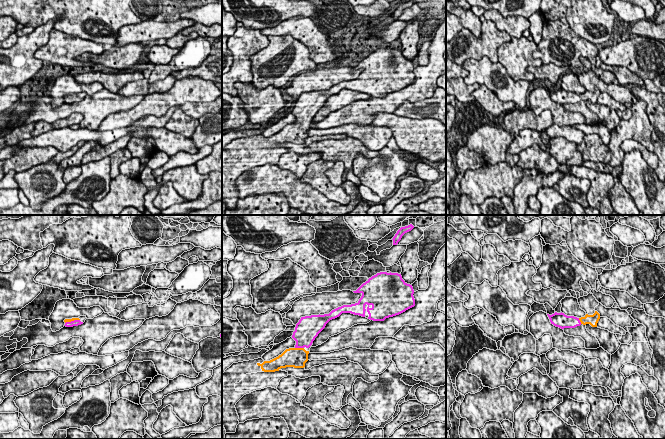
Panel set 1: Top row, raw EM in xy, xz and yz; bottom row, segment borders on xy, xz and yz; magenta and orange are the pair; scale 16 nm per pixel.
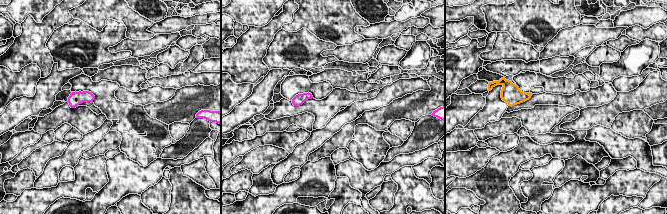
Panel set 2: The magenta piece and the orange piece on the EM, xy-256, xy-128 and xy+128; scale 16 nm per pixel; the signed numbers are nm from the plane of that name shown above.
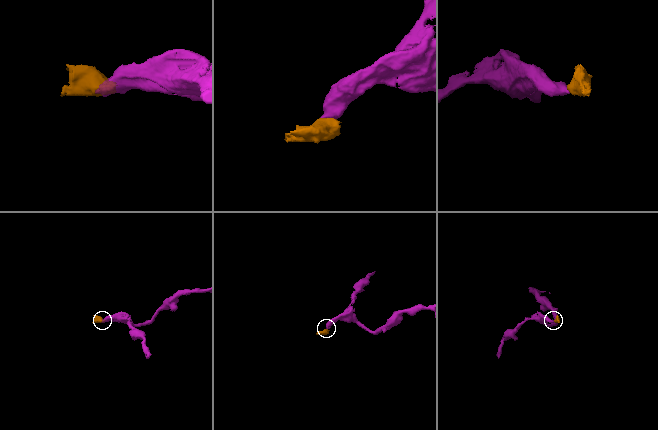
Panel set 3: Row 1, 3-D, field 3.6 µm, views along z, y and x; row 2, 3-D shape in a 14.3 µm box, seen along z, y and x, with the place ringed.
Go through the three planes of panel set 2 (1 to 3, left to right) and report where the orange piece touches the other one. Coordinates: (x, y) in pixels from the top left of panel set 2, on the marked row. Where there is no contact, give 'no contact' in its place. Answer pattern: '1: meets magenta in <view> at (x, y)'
1: no contact
2: no contact
3: no contact

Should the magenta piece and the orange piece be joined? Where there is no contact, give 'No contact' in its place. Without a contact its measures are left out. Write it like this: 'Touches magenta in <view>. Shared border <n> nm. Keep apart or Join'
Touches magenta in xz. Shared border 140 nm. Join

